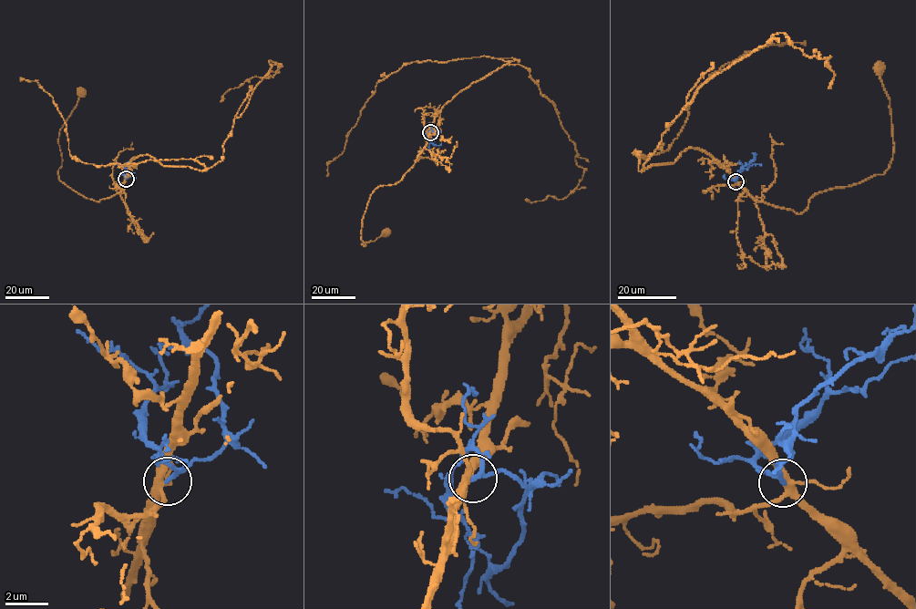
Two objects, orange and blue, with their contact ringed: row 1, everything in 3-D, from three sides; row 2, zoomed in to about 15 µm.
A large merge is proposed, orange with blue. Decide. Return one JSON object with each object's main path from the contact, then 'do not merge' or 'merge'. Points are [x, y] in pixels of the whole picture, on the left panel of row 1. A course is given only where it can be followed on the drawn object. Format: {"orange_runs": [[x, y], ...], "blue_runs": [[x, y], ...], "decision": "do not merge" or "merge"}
{"orange_runs": [[125, 179], [118, 193], [97, 201], [58, 179], [59, 130], [81, 92]], "blue_runs": [[126, 179], [131, 176], [130, 167], [127, 163], [136, 157]], "decision": "merge"}

